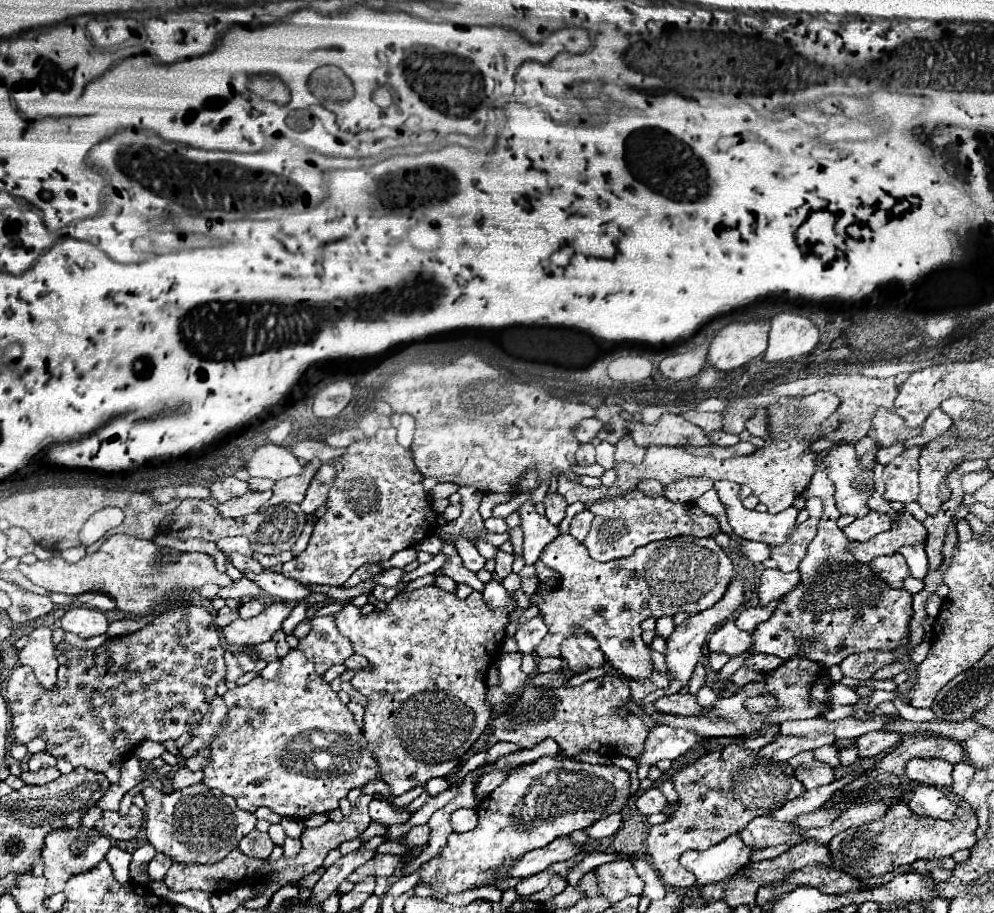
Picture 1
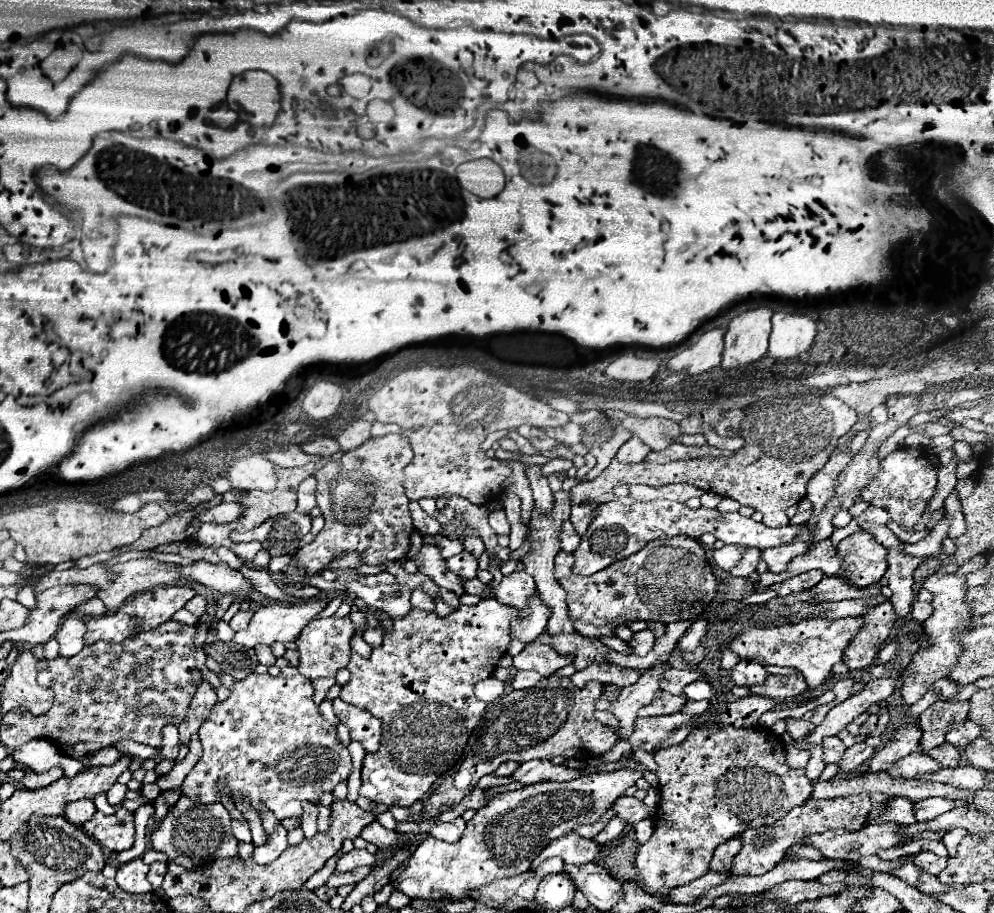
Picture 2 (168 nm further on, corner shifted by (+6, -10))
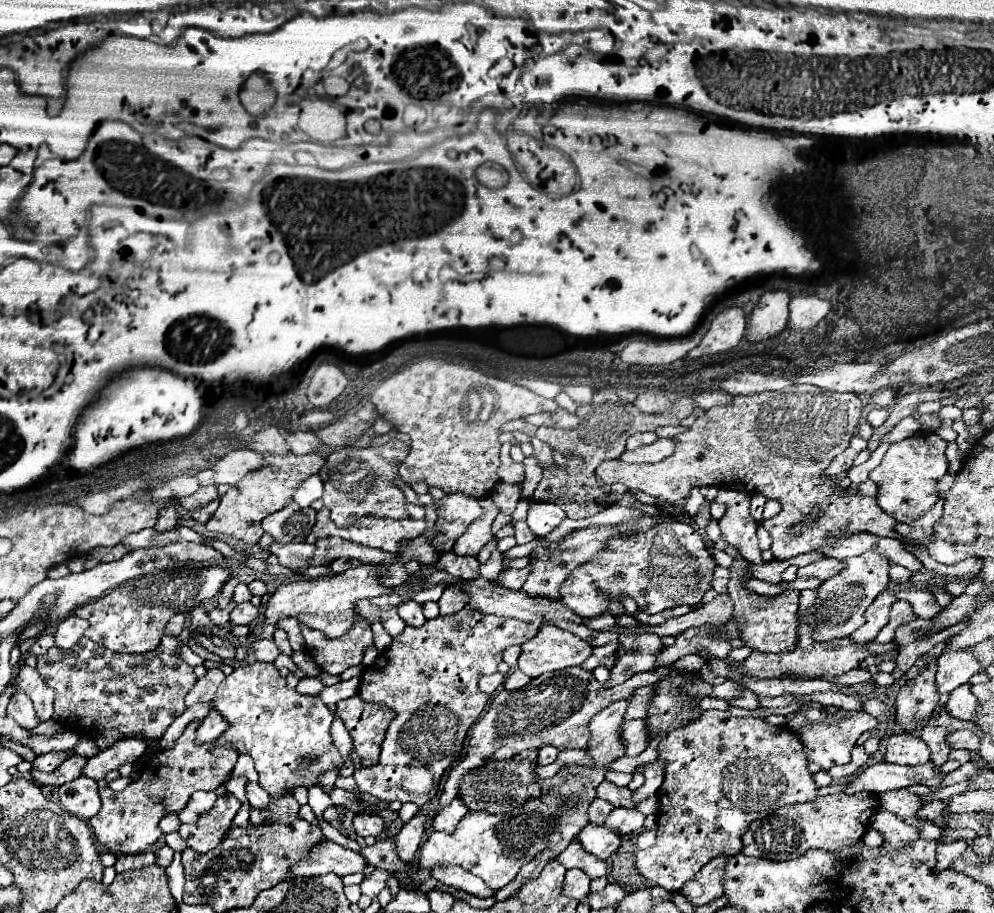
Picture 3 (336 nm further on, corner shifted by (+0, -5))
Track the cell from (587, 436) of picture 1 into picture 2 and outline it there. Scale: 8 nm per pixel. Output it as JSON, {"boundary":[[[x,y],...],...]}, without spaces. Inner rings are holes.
{"boundary":[[[566,423],[564,427],[556,427],[556,429],[542,429],[548,437],[554,437],[566,445],[574,445],[580,441],[580,425],[576,423]]]}

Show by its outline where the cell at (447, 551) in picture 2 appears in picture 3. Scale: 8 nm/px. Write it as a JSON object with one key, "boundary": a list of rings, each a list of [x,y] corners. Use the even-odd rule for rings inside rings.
{"boundary":[[[433,503],[428,504],[424,507],[425,521],[426,521],[426,532],[418,538],[414,538],[408,546],[402,548],[402,560],[408,562],[412,558],[420,560],[422,564],[436,564],[438,558],[440,558],[440,552],[436,550],[434,546],[435,538],[435,523],[437,521],[436,508]]]}

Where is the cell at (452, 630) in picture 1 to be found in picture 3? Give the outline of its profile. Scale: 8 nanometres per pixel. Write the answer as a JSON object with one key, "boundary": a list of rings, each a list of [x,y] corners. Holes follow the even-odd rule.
{"boundary":[[[464,606],[458,614],[438,616],[434,620],[426,620],[422,626],[406,626],[400,636],[392,638],[388,650],[384,650],[376,662],[364,668],[360,676],[358,696],[364,702],[384,704],[396,712],[396,718],[386,730],[386,738],[382,742],[382,752],[378,764],[370,768],[362,768],[354,774],[358,788],[380,800],[400,800],[400,802],[416,802],[418,806],[426,804],[438,792],[440,778],[444,770],[452,766],[454,760],[460,758],[466,734],[470,726],[482,716],[488,704],[488,696],[478,690],[478,680],[484,674],[496,672],[502,662],[502,652],[508,646],[524,644],[536,636],[540,622],[522,622],[516,618],[502,616],[486,616],[470,606]]]}

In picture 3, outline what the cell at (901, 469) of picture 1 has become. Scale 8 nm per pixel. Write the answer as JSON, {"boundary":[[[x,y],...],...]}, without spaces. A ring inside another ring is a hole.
{"boundary":[[[932,434],[928,440],[924,436],[912,436],[892,444],[884,454],[882,464],[870,472],[872,482],[878,484],[878,506],[896,522],[914,524],[938,500],[936,486],[948,472],[948,460],[944,450],[946,442],[940,440],[936,434]]]}

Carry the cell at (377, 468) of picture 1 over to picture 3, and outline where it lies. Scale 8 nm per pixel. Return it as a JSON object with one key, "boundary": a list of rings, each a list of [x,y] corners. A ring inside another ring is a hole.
{"boundary":[[[394,438],[378,448],[338,448],[334,450],[326,464],[320,470],[320,478],[324,482],[322,502],[330,508],[330,520],[344,528],[346,520],[354,518],[392,518],[404,520],[408,518],[406,496],[400,486],[394,484],[398,476],[398,466],[410,454],[410,446],[402,440]]]}

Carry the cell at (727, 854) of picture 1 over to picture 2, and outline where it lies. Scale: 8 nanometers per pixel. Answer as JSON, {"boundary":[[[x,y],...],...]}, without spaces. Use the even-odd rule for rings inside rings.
{"boundary":[[[848,795],[848,797],[834,797],[834,799],[808,799],[802,807],[792,809],[786,817],[774,821],[766,827],[746,829],[740,835],[742,851],[732,859],[732,873],[734,875],[762,875],[774,869],[782,859],[786,849],[794,845],[804,845],[804,839],[814,833],[824,833],[828,829],[848,829],[858,831],[866,825],[866,817],[870,813],[870,795]]]}

